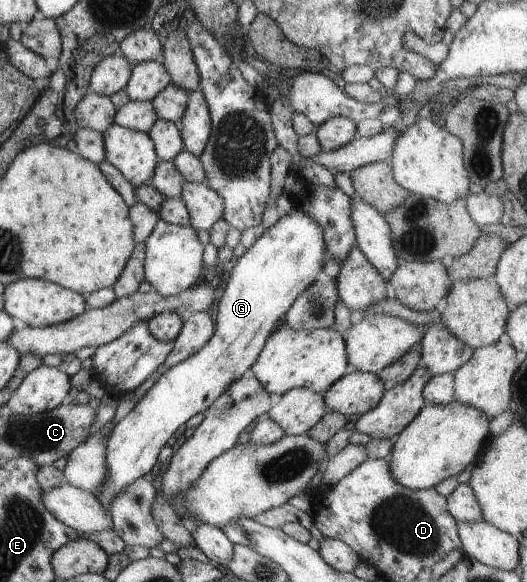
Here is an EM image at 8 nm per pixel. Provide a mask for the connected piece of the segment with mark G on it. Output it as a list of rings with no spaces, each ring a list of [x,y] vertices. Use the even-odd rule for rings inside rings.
[[[297,206],[289,212],[281,215],[279,221],[267,228],[256,242],[247,249],[247,252],[238,258],[237,263],[231,270],[231,275],[225,291],[219,302],[217,302],[217,318],[215,318],[215,332],[211,340],[201,350],[193,353],[187,360],[174,364],[157,378],[157,382],[149,388],[149,392],[136,402],[135,407],[112,428],[107,442],[107,478],[101,486],[101,504],[105,508],[111,506],[111,498],[121,494],[127,484],[143,478],[153,470],[153,466],[159,462],[157,456],[161,448],[167,444],[167,440],[175,434],[179,426],[183,426],[196,414],[204,412],[229,388],[230,384],[237,382],[245,372],[249,371],[259,352],[271,333],[281,324],[285,312],[298,296],[301,296],[323,272],[325,264],[325,240],[323,230],[313,216],[309,216],[305,210]]]

